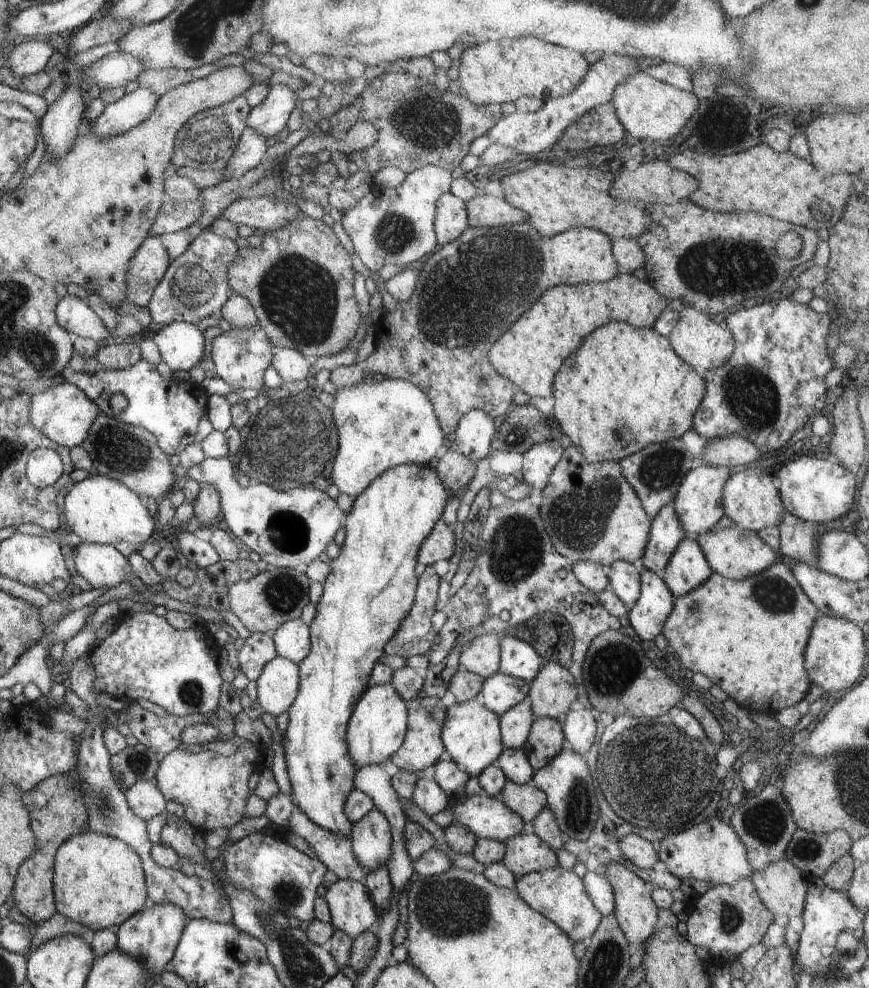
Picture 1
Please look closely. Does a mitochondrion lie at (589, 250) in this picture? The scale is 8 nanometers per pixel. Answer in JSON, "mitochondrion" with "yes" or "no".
{"mitochondrion":"no"}

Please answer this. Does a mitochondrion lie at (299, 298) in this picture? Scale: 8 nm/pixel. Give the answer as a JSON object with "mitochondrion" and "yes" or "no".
{"mitochondrion":"yes"}

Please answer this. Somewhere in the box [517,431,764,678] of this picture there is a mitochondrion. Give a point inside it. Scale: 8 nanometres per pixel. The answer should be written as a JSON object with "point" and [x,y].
{"point":[578,517]}

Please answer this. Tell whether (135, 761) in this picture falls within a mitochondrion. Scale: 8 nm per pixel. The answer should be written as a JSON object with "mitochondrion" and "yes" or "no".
{"mitochondrion":"yes"}

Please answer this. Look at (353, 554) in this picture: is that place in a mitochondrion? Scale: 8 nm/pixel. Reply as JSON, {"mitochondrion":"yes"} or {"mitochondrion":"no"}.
{"mitochondrion":"no"}

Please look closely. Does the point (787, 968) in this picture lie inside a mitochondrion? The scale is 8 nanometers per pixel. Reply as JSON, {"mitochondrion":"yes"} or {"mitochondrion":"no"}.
{"mitochondrion":"no"}

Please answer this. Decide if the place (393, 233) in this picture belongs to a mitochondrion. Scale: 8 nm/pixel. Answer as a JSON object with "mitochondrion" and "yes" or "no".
{"mitochondrion":"yes"}

